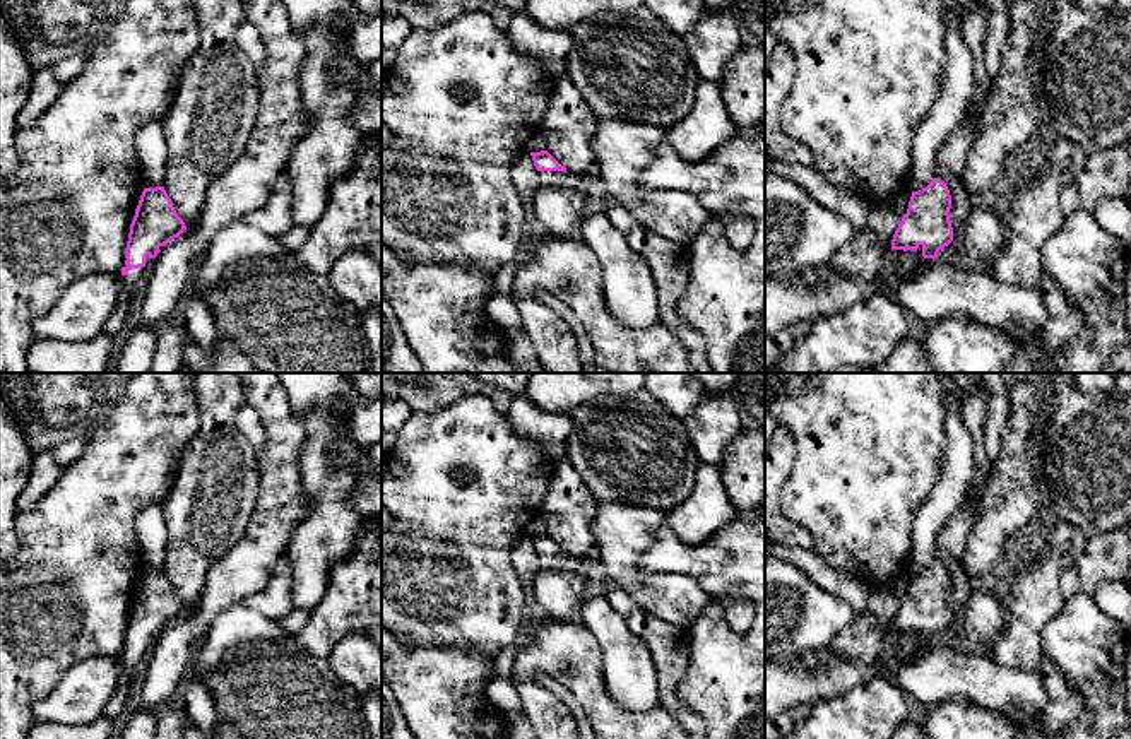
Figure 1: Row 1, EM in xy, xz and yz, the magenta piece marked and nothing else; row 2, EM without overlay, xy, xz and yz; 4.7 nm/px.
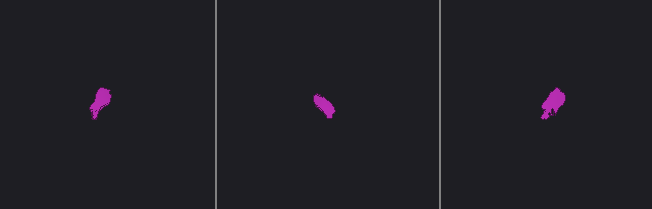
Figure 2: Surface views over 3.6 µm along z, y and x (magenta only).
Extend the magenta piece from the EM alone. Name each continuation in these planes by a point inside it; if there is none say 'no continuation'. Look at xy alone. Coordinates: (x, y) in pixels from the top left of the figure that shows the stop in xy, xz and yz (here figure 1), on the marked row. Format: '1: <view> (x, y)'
1: xy (132, 279)

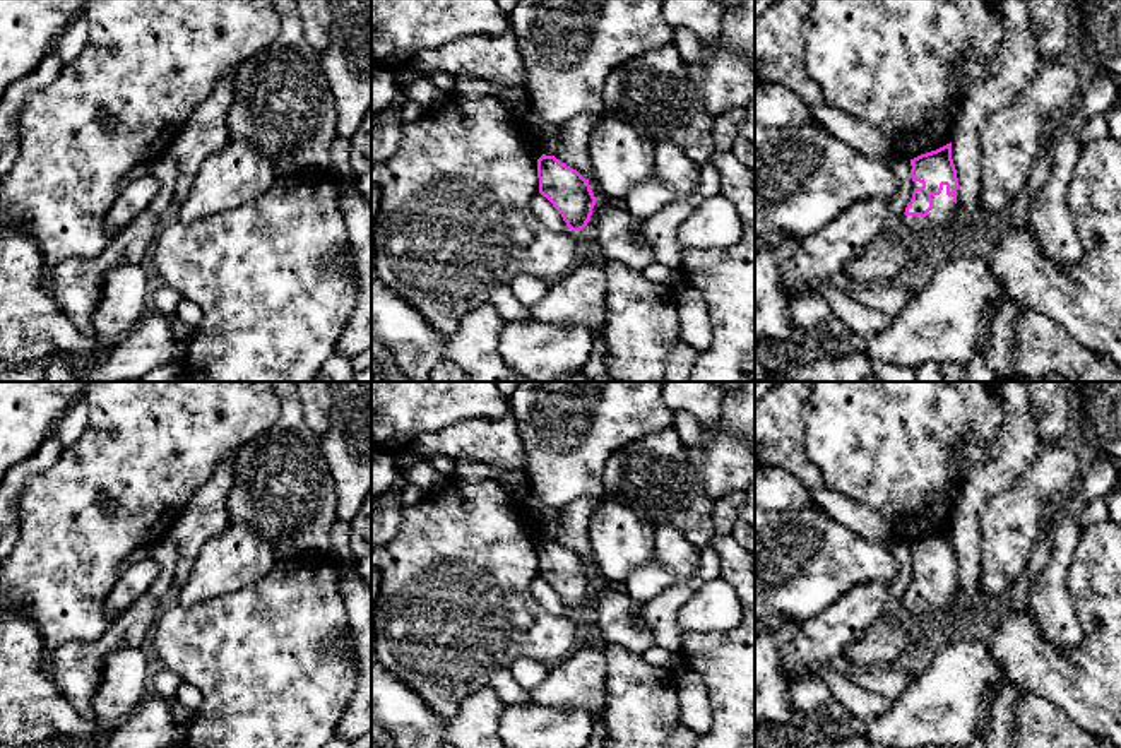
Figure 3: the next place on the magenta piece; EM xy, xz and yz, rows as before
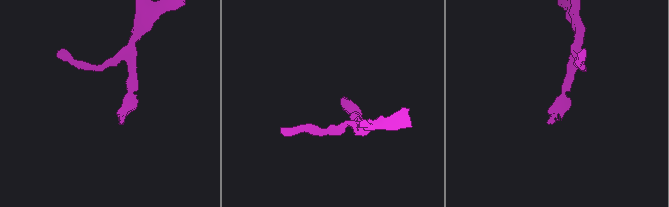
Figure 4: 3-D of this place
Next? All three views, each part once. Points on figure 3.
1: yz (938, 219)

